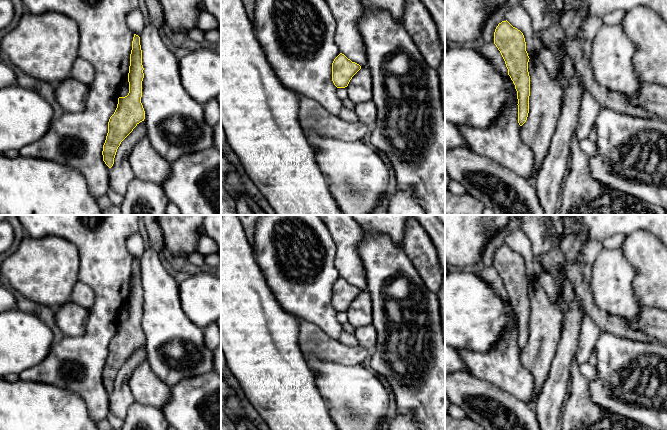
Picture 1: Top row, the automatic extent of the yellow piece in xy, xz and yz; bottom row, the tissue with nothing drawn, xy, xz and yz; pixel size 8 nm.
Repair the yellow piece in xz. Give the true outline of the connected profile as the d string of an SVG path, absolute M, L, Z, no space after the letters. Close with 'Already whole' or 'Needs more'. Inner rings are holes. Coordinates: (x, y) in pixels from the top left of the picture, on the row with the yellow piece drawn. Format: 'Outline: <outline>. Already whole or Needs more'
Outline: M340 53L332 63L332 81L337 88L348 86L352 77L361 69L361 66L352 62Z. Already whole

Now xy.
Outline: M134 34L128 73L129 93L118 98L117 108L108 122L108 133L103 145L103 161L111 168L121 142L145 119L141 103L144 78L140 37Z. Already whole

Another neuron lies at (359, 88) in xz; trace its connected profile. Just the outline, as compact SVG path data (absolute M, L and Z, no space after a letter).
M367 66L361 67L346 88L348 98L354 104L372 100L372 74L369 68Z

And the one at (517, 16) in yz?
M515 5L506 13L506 20L523 33L529 58L537 57L544 46L533 35L532 20L527 11L522 6Z

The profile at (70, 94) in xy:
M69 77L54 85L54 96L65 112L81 112L85 108L89 86Z

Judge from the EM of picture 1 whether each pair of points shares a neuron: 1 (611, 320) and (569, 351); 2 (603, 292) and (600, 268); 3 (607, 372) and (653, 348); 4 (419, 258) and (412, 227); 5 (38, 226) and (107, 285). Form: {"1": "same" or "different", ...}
{"1": "different", "2": "same", "3": "same", "4": "same", "5": "same"}

